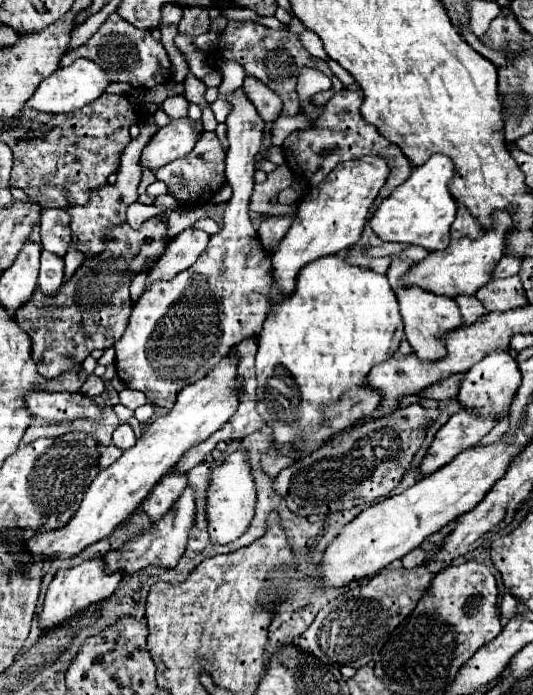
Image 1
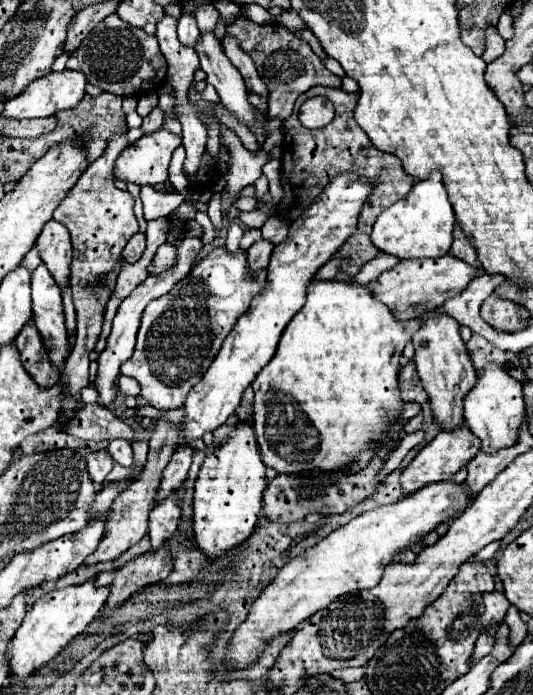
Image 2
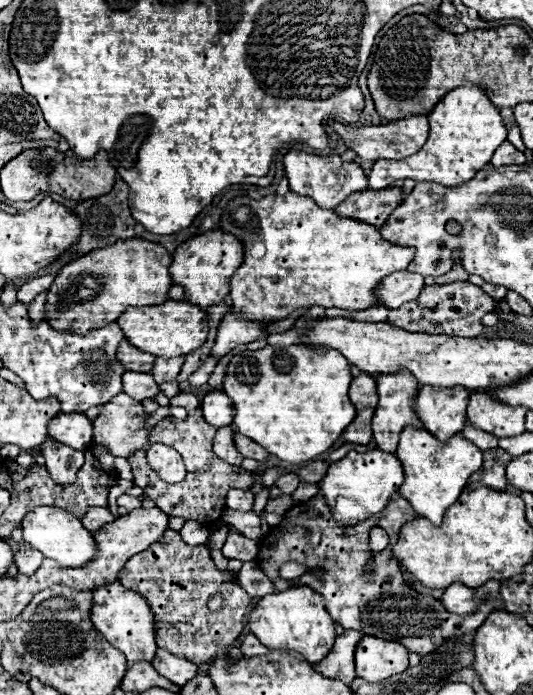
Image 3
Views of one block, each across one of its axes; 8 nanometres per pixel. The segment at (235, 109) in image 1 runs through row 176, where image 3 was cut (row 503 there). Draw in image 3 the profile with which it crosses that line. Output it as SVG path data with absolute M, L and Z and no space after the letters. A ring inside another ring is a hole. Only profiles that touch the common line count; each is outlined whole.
M230 490L226 496L226 506L238 512L250 512L254 504L254 494L250 490Z

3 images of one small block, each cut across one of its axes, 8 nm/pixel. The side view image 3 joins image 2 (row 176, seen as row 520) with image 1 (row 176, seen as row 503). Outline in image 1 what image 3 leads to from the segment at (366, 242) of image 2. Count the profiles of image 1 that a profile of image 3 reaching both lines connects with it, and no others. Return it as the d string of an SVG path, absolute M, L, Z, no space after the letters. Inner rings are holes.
M302 68L300 76L298 76L298 84L296 84L296 92L300 96L300 104L302 104L302 112L306 116L312 116L314 118L314 124L308 128L308 130L296 130L292 132L282 148L284 148L284 156L286 156L286 162L290 166L290 170L298 176L298 178L306 178L310 180L310 186L316 186L318 182L322 182L328 172L338 164L338 162L344 162L344 160L356 160L360 156L366 156L366 154L382 154L386 156L386 160L390 160L390 176L386 180L386 184L382 186L382 192L378 194L378 200L372 208L372 212L378 208L380 200L384 200L386 196L390 196L390 192L402 184L410 172L412 172L412 166L408 162L408 158L402 154L402 150L388 142L374 126L370 126L362 114L360 114L360 106L364 102L364 94L360 90L348 90L344 88L342 92L334 94L326 106L314 106L312 104L312 96L318 94L318 92L326 92L332 88L332 82L328 76L324 76L320 70L316 68ZM330 148L330 156L324 156L322 158L322 150Z

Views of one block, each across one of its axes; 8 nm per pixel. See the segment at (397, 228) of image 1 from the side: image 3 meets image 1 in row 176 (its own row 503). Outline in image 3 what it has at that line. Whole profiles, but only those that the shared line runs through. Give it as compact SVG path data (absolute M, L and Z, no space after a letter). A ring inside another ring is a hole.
M408 428L400 434L396 456L404 468L404 482L398 494L410 502L418 516L428 518L434 526L442 524L446 508L458 500L468 478L482 468L482 452L462 438L462 434L454 436L450 442L440 442L426 430Z

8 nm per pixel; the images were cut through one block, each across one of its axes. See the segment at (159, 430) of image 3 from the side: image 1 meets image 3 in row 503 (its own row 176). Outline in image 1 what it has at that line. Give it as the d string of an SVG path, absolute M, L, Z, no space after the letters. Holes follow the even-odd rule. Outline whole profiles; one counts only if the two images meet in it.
M202 132L200 140L196 142L196 146L190 154L174 160L162 168L156 168L154 176L156 176L156 180L160 180L168 186L168 194L174 196L180 202L180 206L196 206L196 204L208 202L214 196L214 192L226 184L224 160L226 160L226 148L220 144L216 132Z

